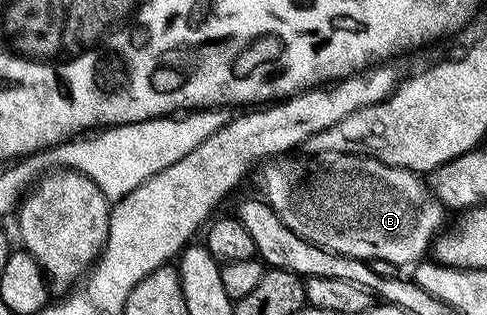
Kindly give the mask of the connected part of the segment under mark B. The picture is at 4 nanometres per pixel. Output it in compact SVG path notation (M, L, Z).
M324 153L306 157L299 161L274 159L261 166L262 174L258 177L261 196L274 208L276 215L280 215L284 227L296 231L296 235L308 239L308 243L316 247L361 261L387 261L399 267L410 267L429 254L426 252L442 225L444 206L434 198L429 184L419 174L359 153Z

